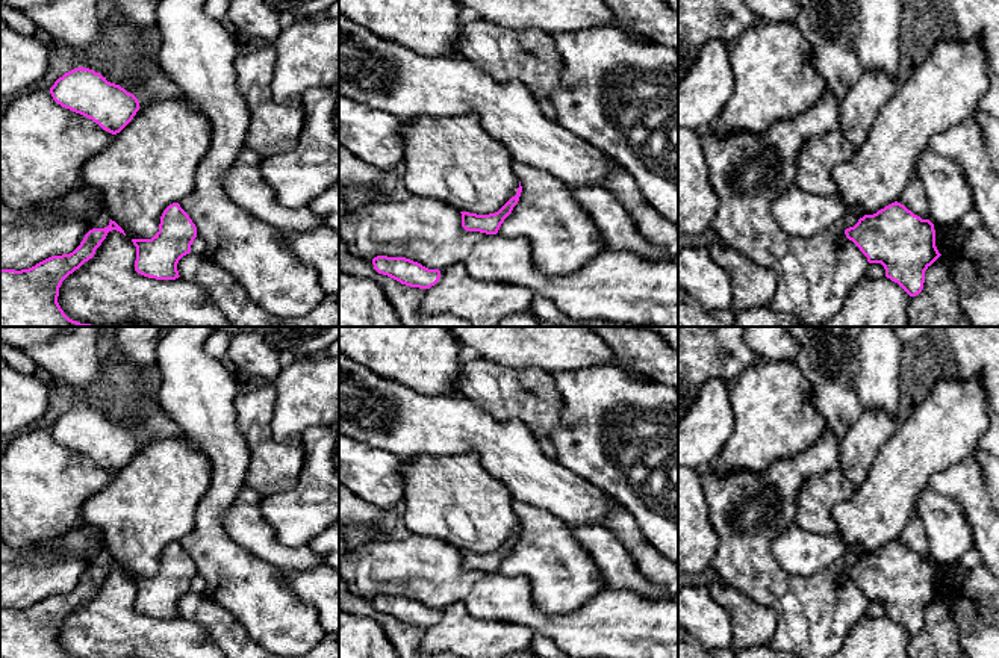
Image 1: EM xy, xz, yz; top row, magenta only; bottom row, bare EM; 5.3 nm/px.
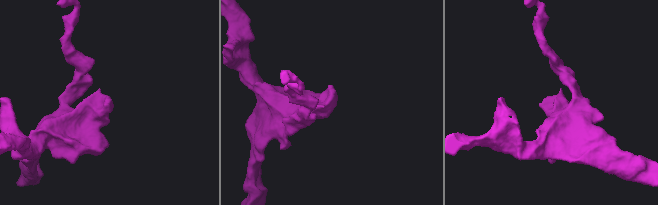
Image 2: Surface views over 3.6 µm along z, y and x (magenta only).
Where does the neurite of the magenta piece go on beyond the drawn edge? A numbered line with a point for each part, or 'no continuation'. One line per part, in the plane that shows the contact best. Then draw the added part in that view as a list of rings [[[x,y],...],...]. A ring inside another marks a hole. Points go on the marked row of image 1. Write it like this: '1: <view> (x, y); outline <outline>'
no continuation

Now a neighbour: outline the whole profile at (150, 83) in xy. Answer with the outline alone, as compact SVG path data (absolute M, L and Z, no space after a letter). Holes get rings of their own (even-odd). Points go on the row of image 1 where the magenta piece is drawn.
M139 53L133 61L133 74L120 83L133 94L139 107L171 98L188 98L179 85L165 73L156 59Z

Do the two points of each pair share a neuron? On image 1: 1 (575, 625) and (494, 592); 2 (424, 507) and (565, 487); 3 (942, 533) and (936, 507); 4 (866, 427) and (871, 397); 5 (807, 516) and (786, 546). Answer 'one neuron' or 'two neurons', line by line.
1: one neuron
2: two neurons
3: one neuron
4: two neurons
5: two neurons

